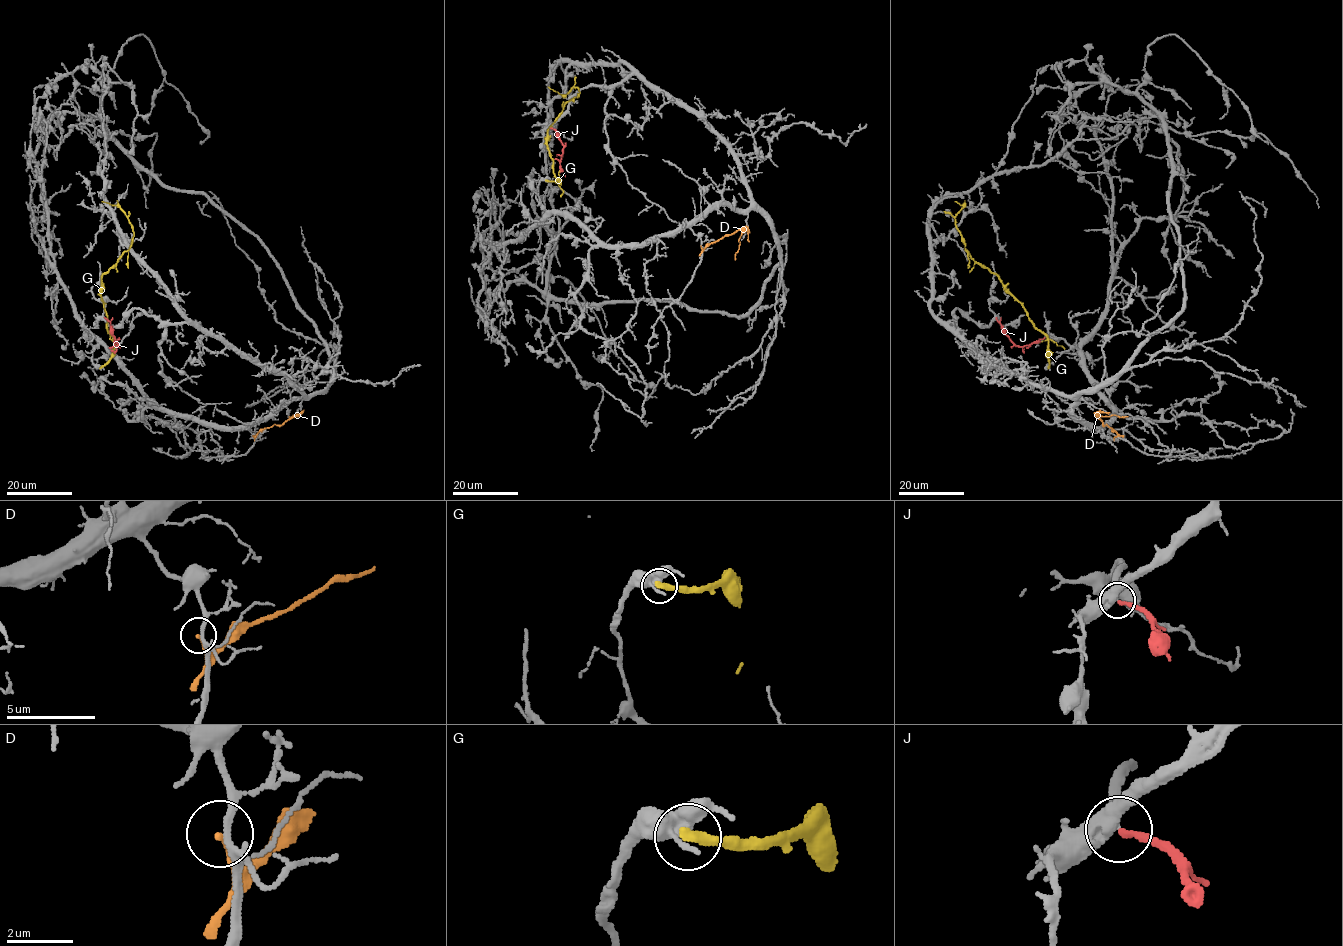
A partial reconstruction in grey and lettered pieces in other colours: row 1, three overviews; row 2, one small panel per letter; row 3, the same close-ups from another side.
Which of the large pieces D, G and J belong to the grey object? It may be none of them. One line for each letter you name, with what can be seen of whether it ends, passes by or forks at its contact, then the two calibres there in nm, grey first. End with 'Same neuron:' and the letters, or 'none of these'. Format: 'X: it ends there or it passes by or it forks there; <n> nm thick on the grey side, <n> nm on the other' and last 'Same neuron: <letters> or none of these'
J: it ends there; 380 nm thick on the grey side, 200 nm on the other
Same neuron: J

